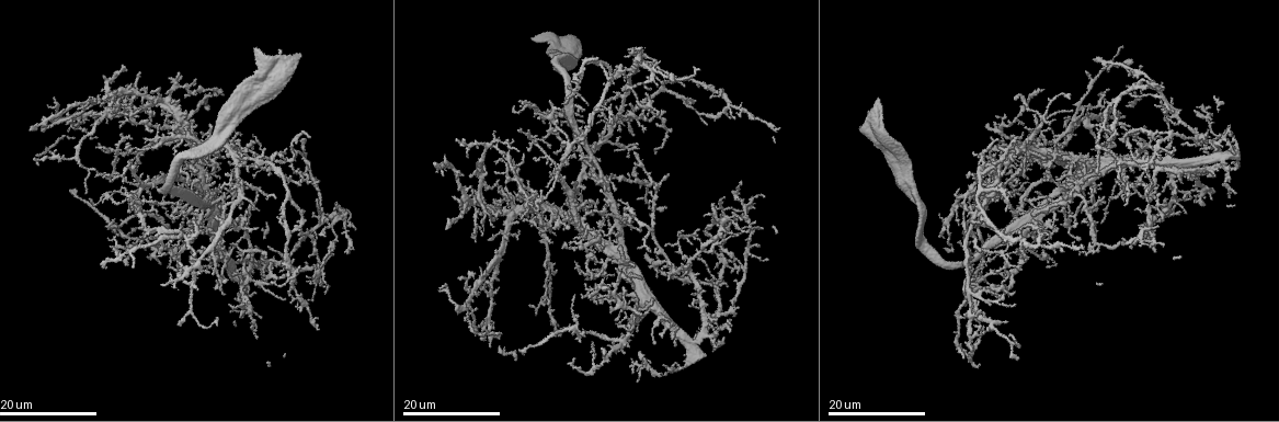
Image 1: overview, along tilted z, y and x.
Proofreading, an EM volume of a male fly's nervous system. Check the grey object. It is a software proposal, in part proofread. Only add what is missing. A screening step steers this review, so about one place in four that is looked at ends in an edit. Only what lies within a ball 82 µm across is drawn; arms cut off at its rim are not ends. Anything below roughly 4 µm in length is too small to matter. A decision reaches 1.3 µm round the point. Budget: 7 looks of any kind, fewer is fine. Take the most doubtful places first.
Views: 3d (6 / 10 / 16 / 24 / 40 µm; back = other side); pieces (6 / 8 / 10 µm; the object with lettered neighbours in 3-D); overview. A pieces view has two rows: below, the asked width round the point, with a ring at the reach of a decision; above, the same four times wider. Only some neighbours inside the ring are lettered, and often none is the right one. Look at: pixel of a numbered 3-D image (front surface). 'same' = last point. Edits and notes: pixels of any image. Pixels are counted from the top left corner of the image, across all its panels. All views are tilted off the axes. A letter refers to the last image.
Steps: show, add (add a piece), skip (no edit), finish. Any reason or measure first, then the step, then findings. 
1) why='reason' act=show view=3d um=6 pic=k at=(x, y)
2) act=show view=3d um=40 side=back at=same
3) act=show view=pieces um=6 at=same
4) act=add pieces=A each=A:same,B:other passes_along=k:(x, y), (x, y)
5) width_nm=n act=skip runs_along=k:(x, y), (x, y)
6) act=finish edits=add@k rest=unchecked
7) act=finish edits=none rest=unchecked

why='branch stops here' act=show view=3d um=16 pic=1 at=(189, 222)

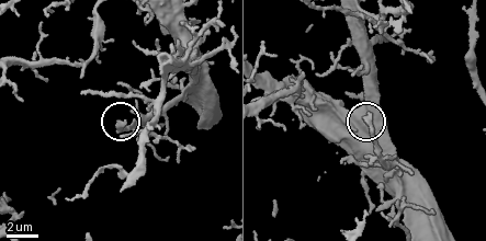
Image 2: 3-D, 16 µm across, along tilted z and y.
act=show view=pieces um=10 pic=2 at=(368, 113)

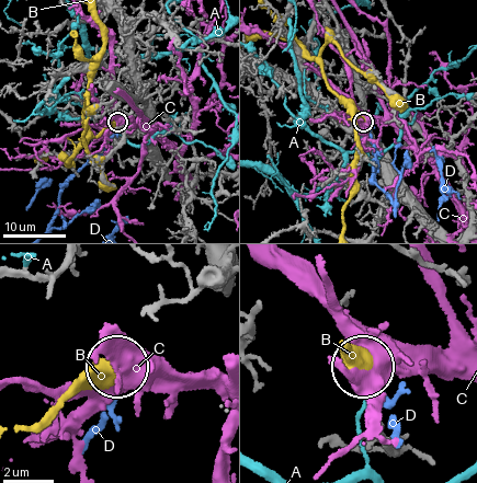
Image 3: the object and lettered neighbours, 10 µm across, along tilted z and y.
act=skip each=A:other,B:other,C:other,D:other found='no lettered piece goes on from it'

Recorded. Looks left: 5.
act=show view=3d um=24 pic=1 at=(1092, 200)

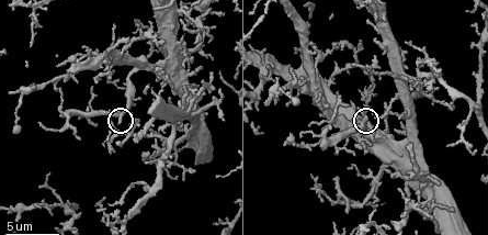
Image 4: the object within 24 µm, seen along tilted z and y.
act=show view=pieces um=10 pic=4 at=(368, 118)

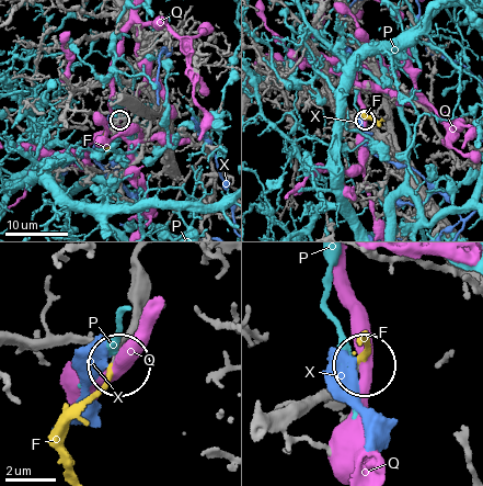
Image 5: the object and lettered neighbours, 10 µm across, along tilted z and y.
width_nm=220 act=add pieces=F each=F:same,P:other,Q:other,X:other found='the neuron continues'

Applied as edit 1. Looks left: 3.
act=show view=overview

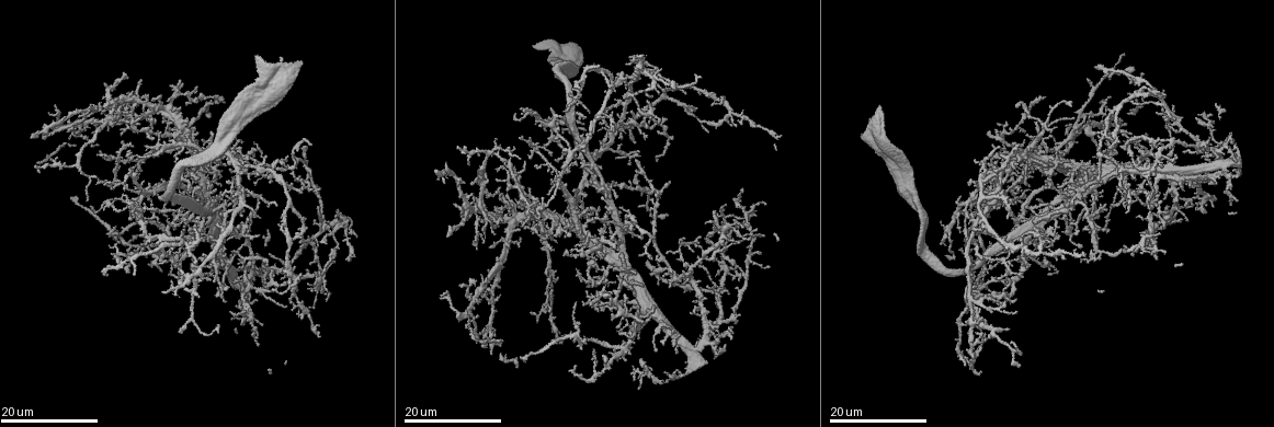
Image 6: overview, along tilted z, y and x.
why='tapers out' act=show view=3d um=16 pic=6 at=(599, 141)

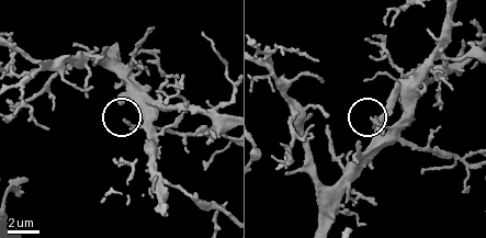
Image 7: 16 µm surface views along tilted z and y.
act=show view=pieces um=8 pic=7 at=(122, 121)

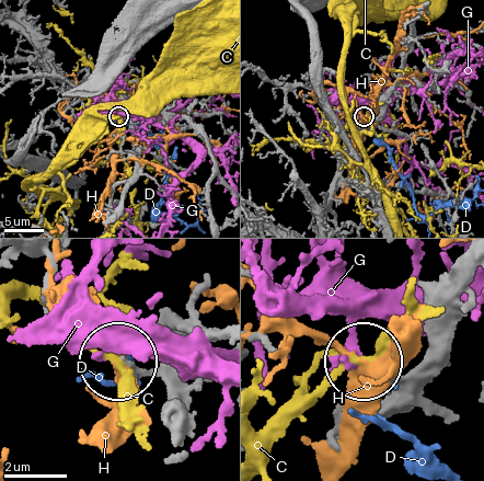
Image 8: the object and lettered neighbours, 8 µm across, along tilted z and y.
act=skip each=C:other,D:other,G:other,H:other found='none of them fits'

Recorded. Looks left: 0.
act=finish edits=add@5 rest=unchecked

